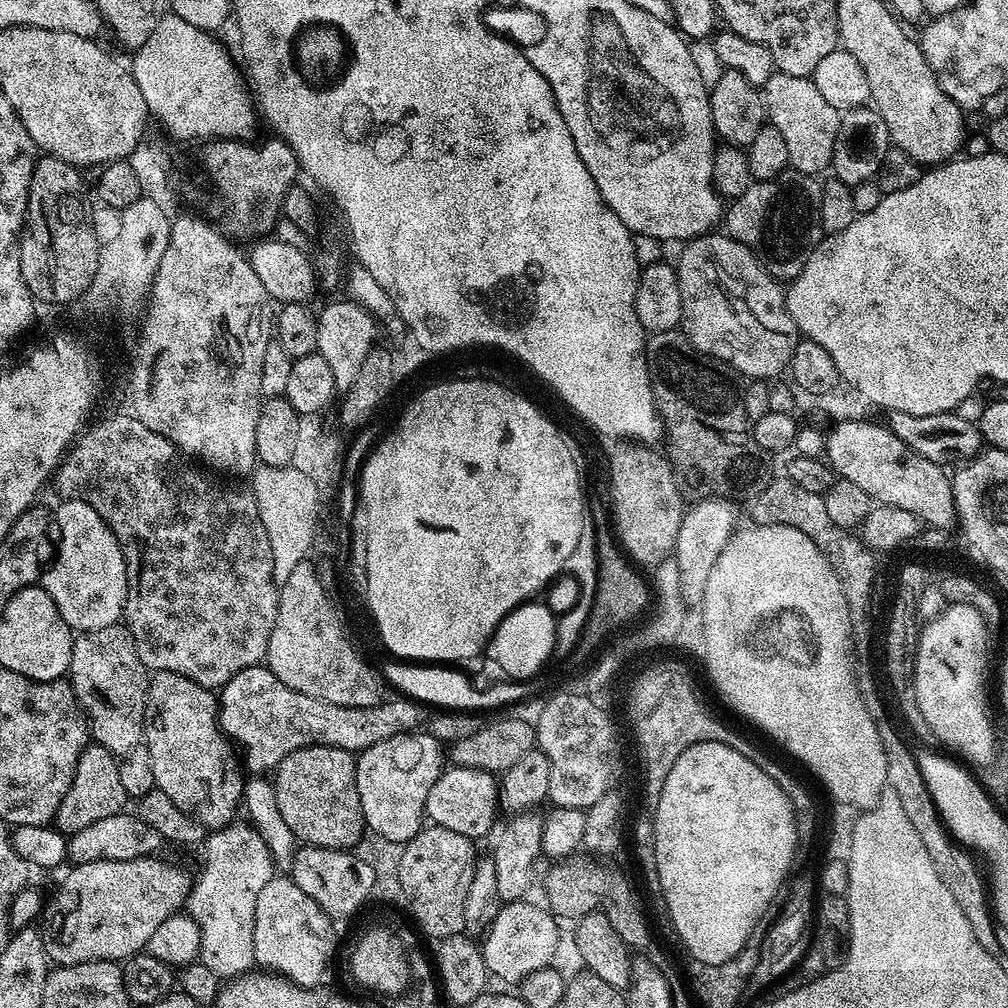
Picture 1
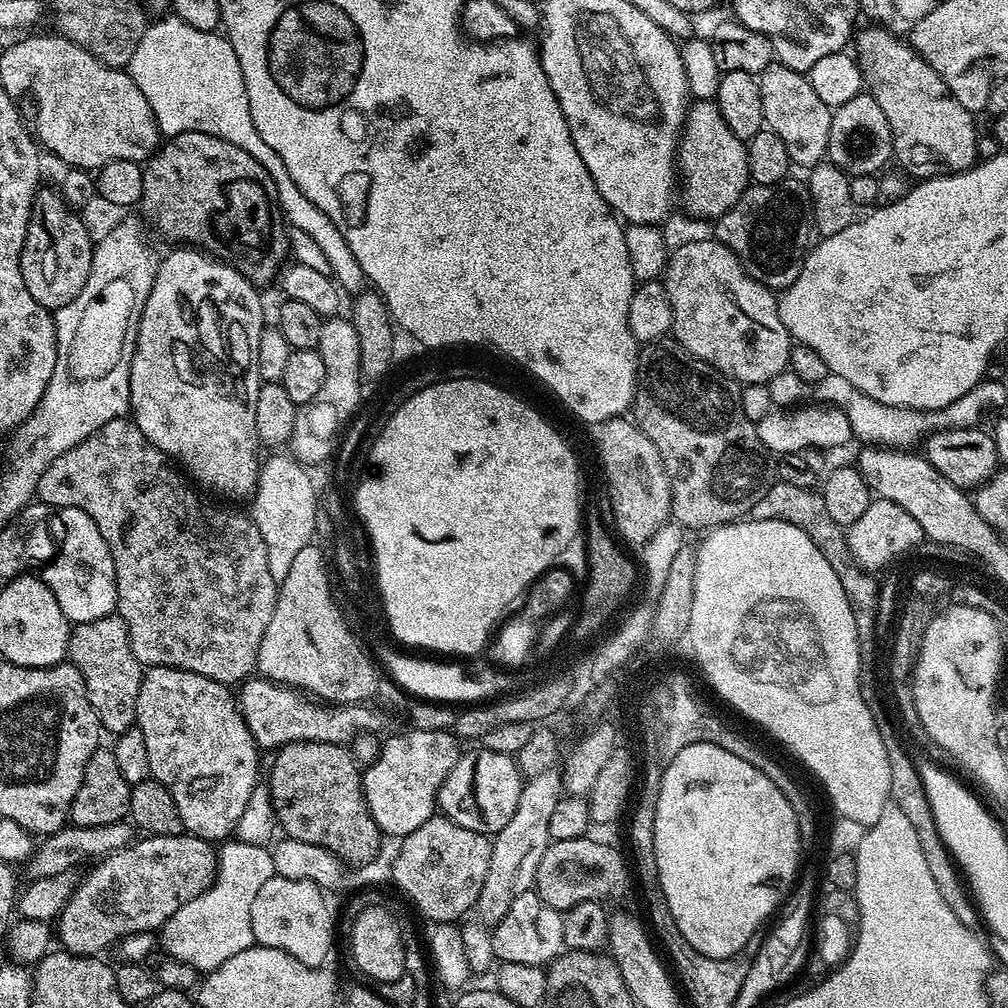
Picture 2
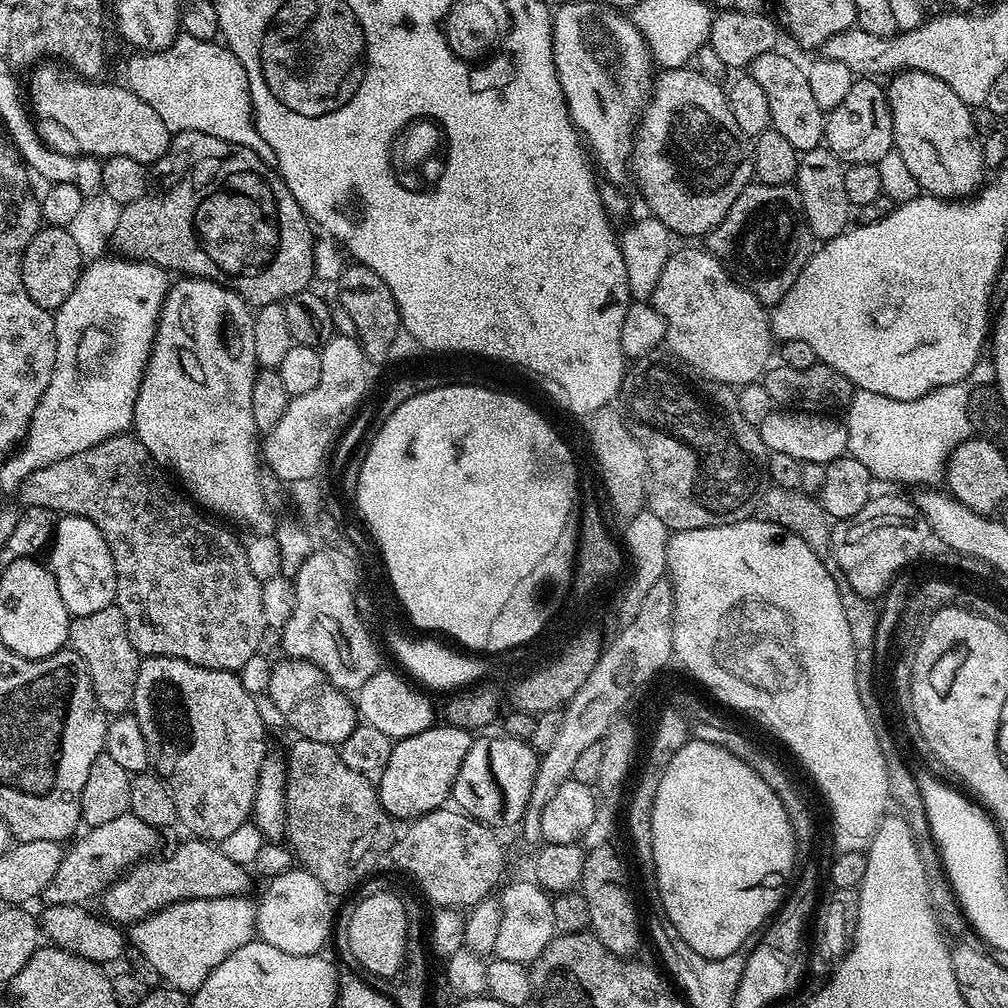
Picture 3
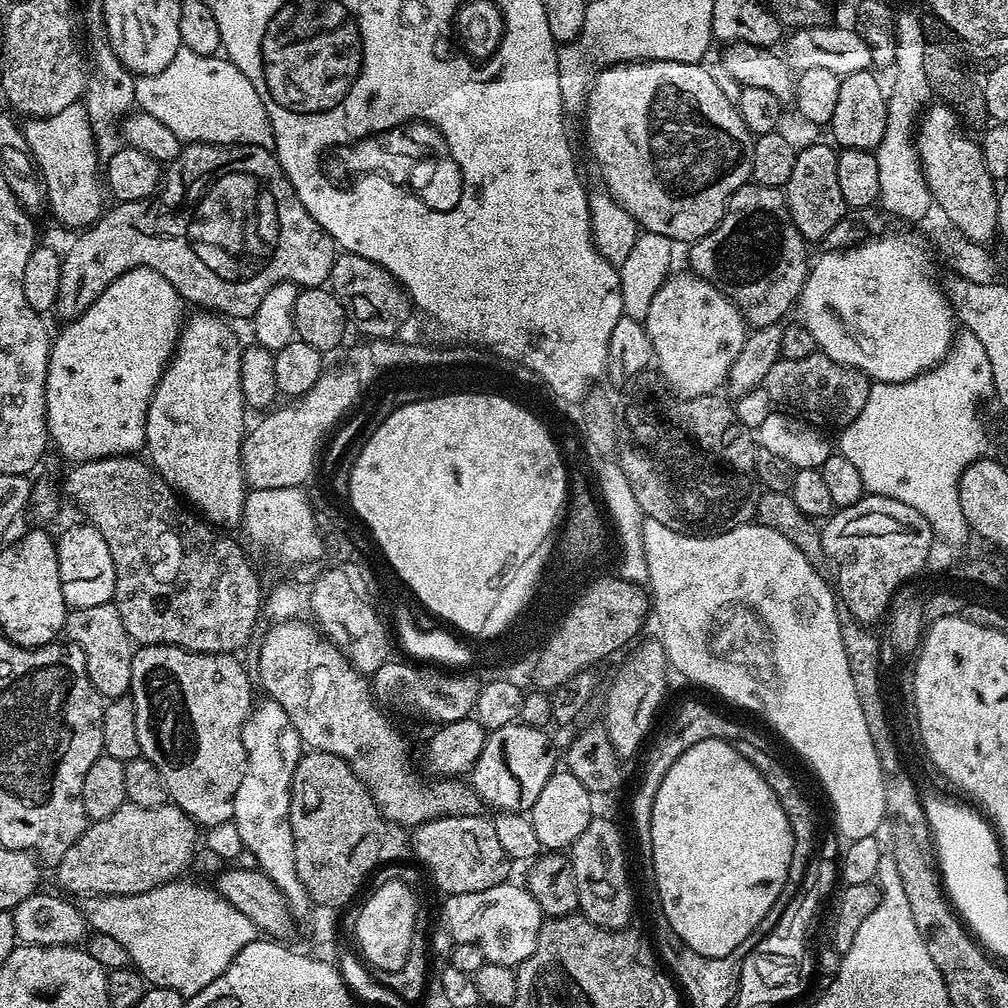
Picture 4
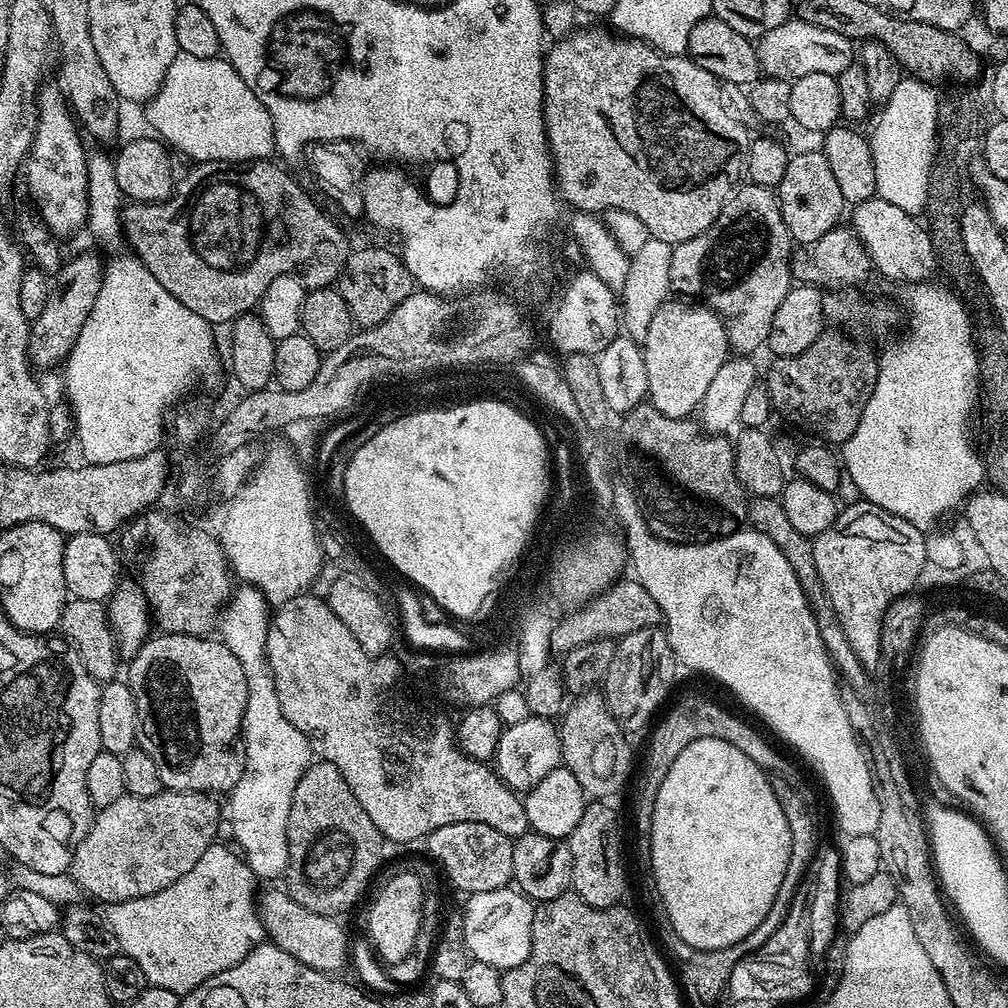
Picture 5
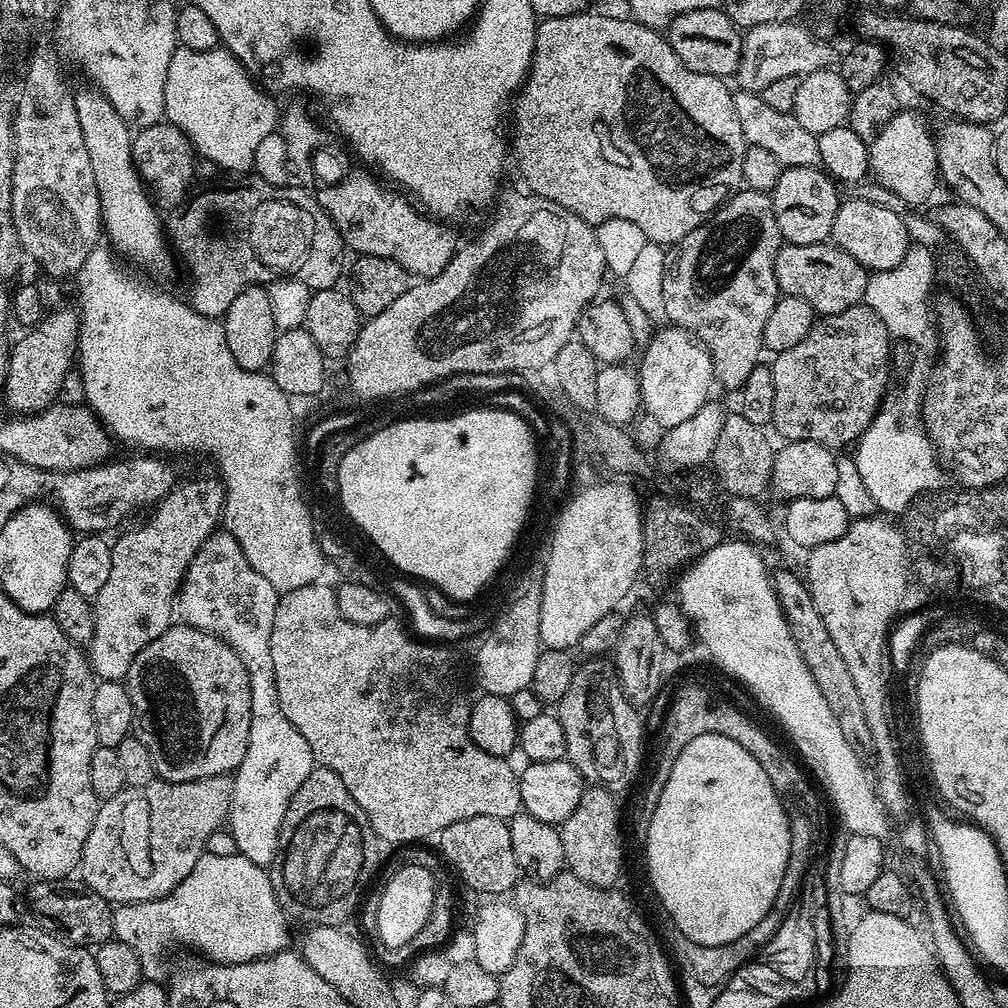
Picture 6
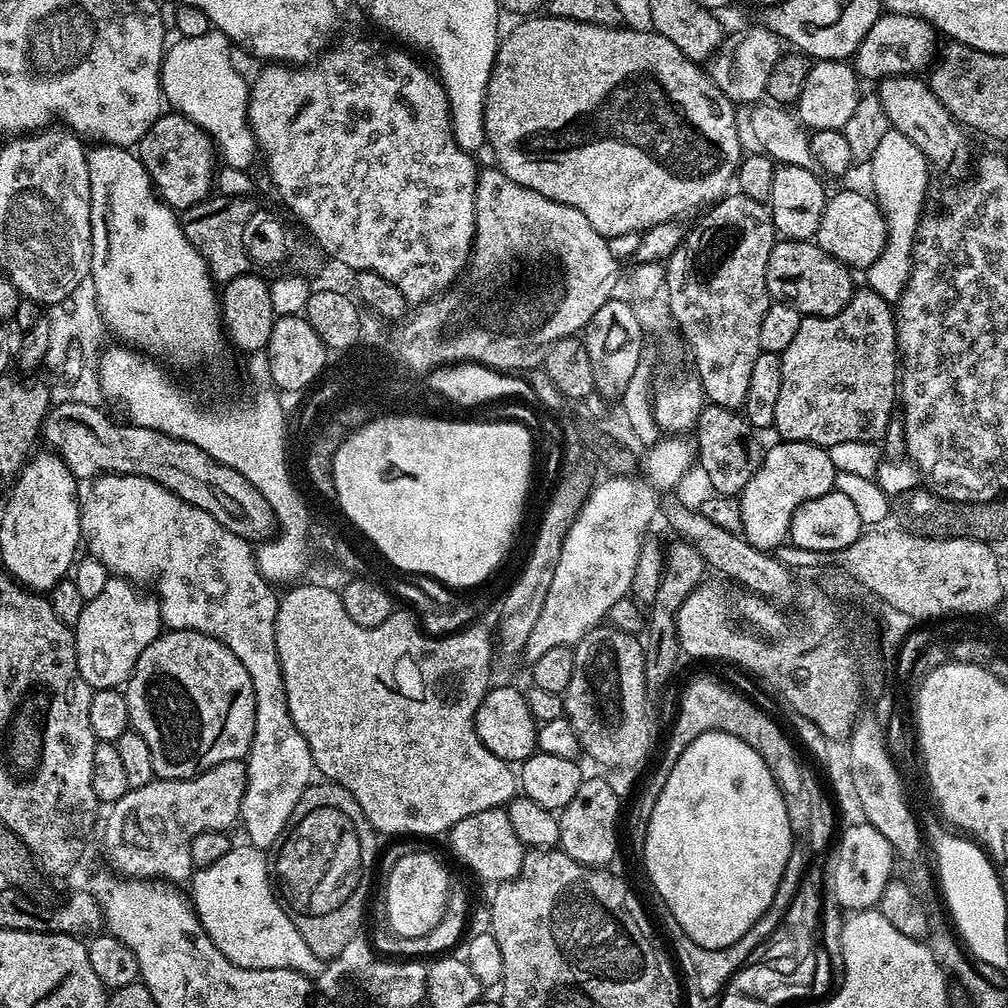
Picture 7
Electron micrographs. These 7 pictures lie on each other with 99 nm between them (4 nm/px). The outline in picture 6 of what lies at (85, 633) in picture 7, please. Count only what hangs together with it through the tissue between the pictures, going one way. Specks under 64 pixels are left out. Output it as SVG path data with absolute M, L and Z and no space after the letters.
M215 475L205 480L188 480L177 483L166 495L157 501L151 509L152 517L145 524L132 528L111 541L112 557L110 574L106 577L102 590L94 597L94 634L86 645L89 665L100 680L123 681L127 677L134 658L154 638L172 627L174 623L174 605L178 600L180 585L188 563L198 554L200 547L208 541L209 536L218 528L218 517L224 511L226 489Z

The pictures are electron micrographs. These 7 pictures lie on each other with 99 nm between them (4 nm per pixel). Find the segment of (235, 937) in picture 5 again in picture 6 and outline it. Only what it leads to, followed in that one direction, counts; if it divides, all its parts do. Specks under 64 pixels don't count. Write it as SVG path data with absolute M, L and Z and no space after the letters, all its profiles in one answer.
M205 851L198 858L194 868L190 870L190 874L182 879L178 886L174 886L174 890L168 896L159 897L156 900L142 901L137 904L121 904L112 909L112 934L115 939L126 942L126 946L130 946L138 954L138 958L142 962L142 970L144 971L145 980L163 981L164 976L164 951L171 944L185 944L188 948L193 948L196 952L201 952L201 957L207 958L209 961L218 964L241 964L242 962L250 962L251 960L263 960L267 957L285 951L289 947L288 944L288 924L290 925L289 917L286 915L283 908L280 907L278 898L272 889L272 877L261 865L250 862L250 858L239 854L226 857L225 855L212 854Z

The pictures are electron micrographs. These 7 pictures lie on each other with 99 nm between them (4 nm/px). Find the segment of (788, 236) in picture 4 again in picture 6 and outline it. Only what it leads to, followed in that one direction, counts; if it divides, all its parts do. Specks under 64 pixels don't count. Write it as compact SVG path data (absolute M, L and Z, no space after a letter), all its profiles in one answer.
M740 190L728 197L702 226L698 226L694 230L690 230L690 234L686 234L686 238L682 238L667 253L668 261L666 262L666 274L662 278L662 298L664 299L663 315L668 316L667 323L677 328L685 328L691 332L696 339L703 342L706 350L712 359L712 374L717 385L720 384L724 388L732 388L739 390L746 382L746 378L750 378L750 370L754 370L756 365L761 363L762 356L760 352L765 351L764 339L762 338L762 330L766 330L766 318L770 318L770 310L774 310L774 306L780 300L782 295L778 286L778 278L774 278L774 260L778 258L778 250L782 247L780 231L778 230L778 218L774 218L774 206L772 205L771 195L767 192L754 192L751 190Z

